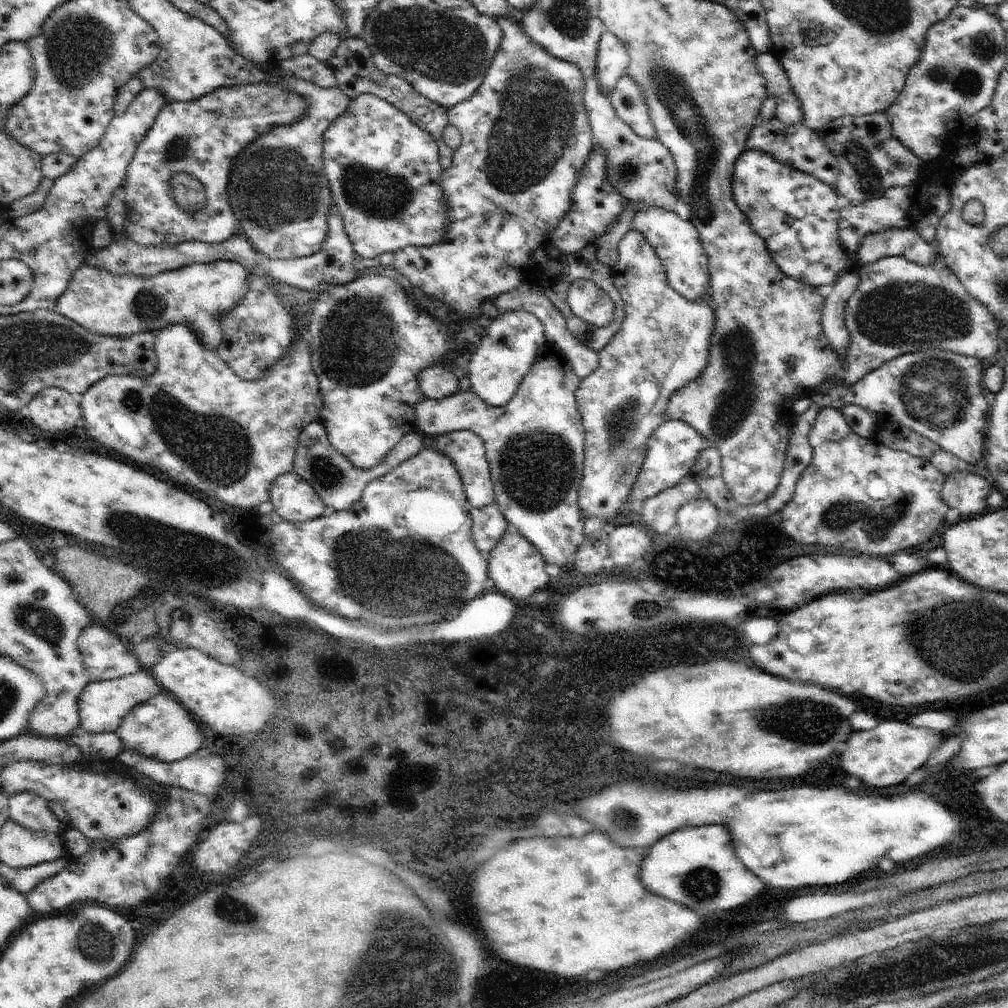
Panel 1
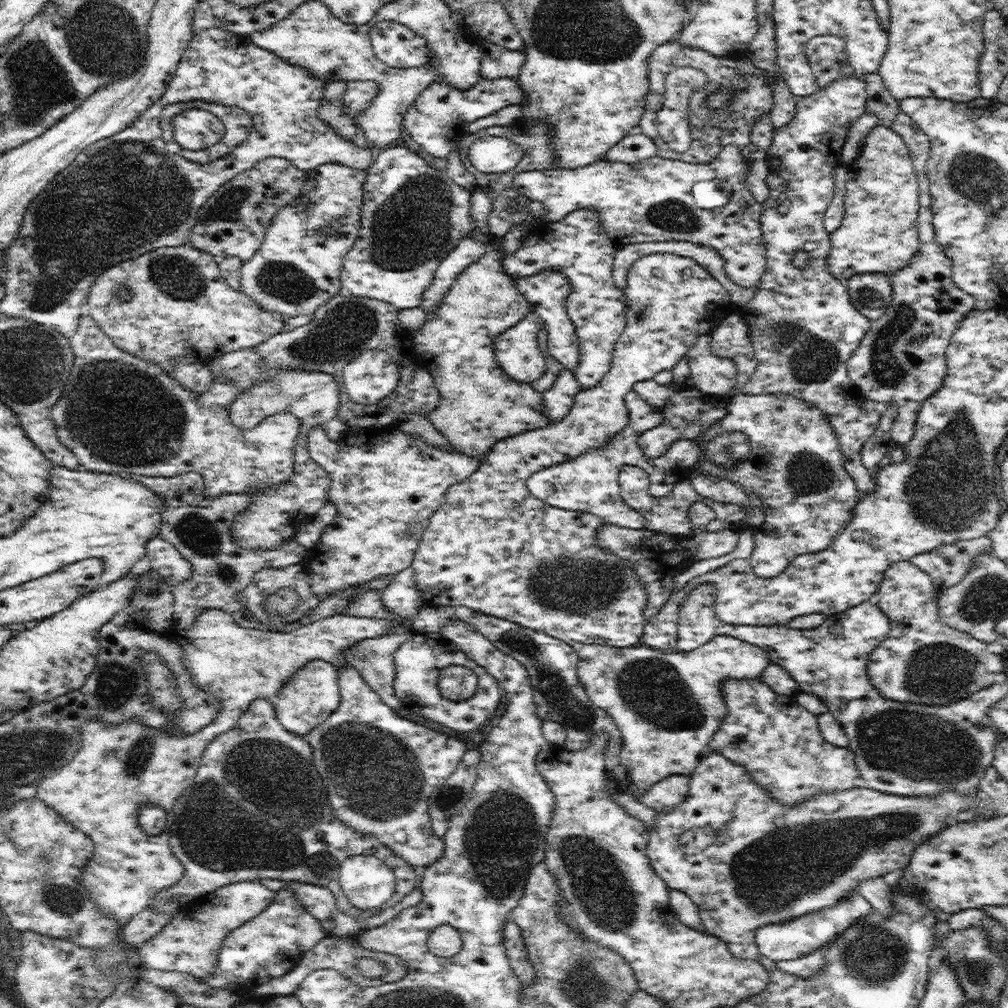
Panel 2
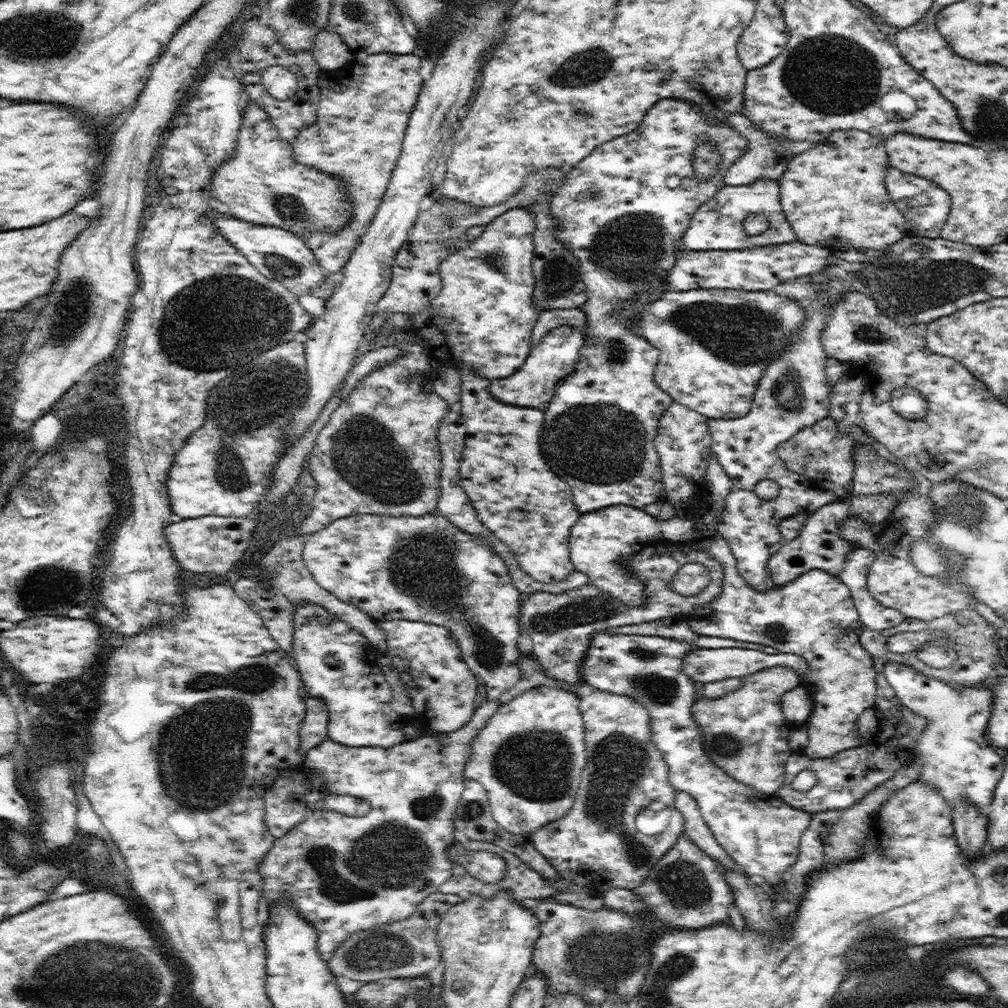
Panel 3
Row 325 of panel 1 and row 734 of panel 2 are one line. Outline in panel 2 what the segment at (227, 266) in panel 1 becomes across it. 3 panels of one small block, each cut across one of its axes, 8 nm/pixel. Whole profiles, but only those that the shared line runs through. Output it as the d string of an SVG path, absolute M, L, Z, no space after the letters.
M211 608L201 612L189 628L181 628L173 620L173 626L159 630L159 636L177 642L183 656L181 664L197 690L203 690L219 702L215 720L195 734L177 734L165 728L151 728L141 716L121 724L109 724L101 716L93 718L79 730L83 734L77 756L39 782L37 796L97 842L97 854L85 872L85 888L89 888L97 904L127 926L153 904L153 898L161 890L183 880L185 866L173 854L169 834L161 832L159 836L151 836L139 824L141 804L153 802L171 814L179 796L195 782L205 748L217 736L233 732L253 700L275 702L289 680L313 660L323 660L337 668L353 668L345 656L361 640L385 638L403 626L403 622L395 616L389 620L373 620L337 614L301 626L295 632L273 632L267 628L241 628L227 612Z

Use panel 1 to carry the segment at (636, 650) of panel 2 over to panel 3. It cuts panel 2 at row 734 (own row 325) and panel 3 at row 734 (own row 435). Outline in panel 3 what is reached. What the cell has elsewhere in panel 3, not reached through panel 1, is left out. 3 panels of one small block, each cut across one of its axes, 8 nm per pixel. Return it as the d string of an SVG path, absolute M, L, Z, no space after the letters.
M591 688L589 694L579 698L579 712L585 726L587 764L581 772L573 808L557 822L545 824L527 838L563 880L575 882L581 888L591 886L597 896L603 896L611 886L633 890L641 886L647 872L675 846L685 830L683 814L675 808L675 788L669 784L669 766L651 740L647 708L633 696Z

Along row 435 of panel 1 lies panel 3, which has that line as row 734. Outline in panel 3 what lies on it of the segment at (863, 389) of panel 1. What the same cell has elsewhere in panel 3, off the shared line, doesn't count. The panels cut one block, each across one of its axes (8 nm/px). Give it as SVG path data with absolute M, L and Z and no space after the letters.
M885 662L883 676L895 692L895 702L911 710L909 714L923 718L927 724L909 750L909 760L921 764L917 780L911 784L923 784L937 790L951 806L951 812L957 802L967 802L979 810L987 808L1003 774L1003 754L995 752L987 740L987 724L995 694L979 684L943 682L941 678L921 674L907 662Z

